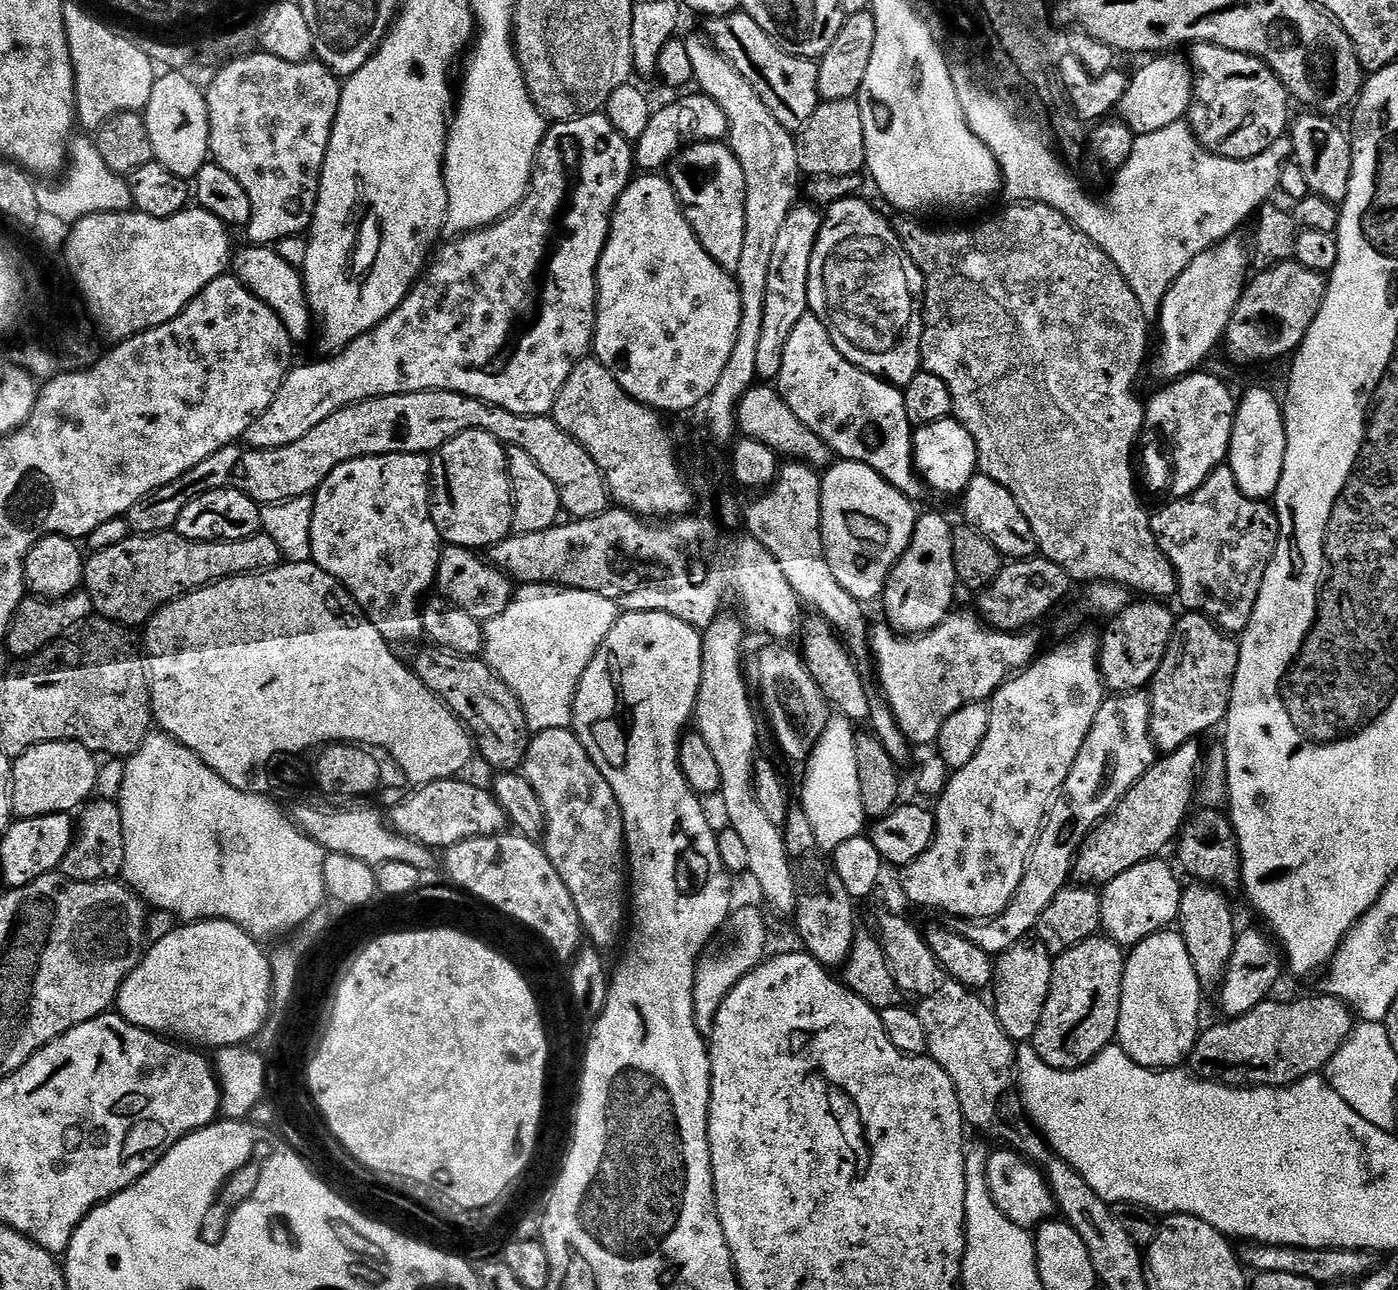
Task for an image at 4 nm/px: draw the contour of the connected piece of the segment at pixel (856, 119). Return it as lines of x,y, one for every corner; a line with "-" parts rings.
855,99
823,101
814,110
810,122
799,129
796,149
798,166
805,177
854,176
863,173
868,155
859,103

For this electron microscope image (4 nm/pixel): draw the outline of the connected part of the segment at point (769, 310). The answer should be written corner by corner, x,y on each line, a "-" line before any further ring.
800,202
790,210
786,222
782,222
782,230
774,242
774,254
770,257
770,274
766,278
766,310
762,310
762,339
758,341
757,381
772,382
779,376
786,342
798,321
809,315
810,262
823,221
824,212
819,207

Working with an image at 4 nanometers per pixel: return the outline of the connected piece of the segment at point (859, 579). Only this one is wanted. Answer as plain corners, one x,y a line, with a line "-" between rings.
853,460
833,463
823,473
820,489
822,542
834,578
855,600
879,601
892,568
912,540
918,519
918,512
912,509
913,501
886,483
870,466

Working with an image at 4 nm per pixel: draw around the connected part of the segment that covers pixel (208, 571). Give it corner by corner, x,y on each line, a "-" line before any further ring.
174,530
152,532
149,536
130,534
118,546
110,546
101,552
92,552
84,561
83,591
90,594
92,607
97,617
123,624
129,630
147,625
159,608
172,604
187,592
196,592
207,584
217,584
219,580
228,580
231,576
255,576
258,572
269,572
280,567
282,555
277,542
274,542
263,530
245,540
221,542
202,542
182,538

